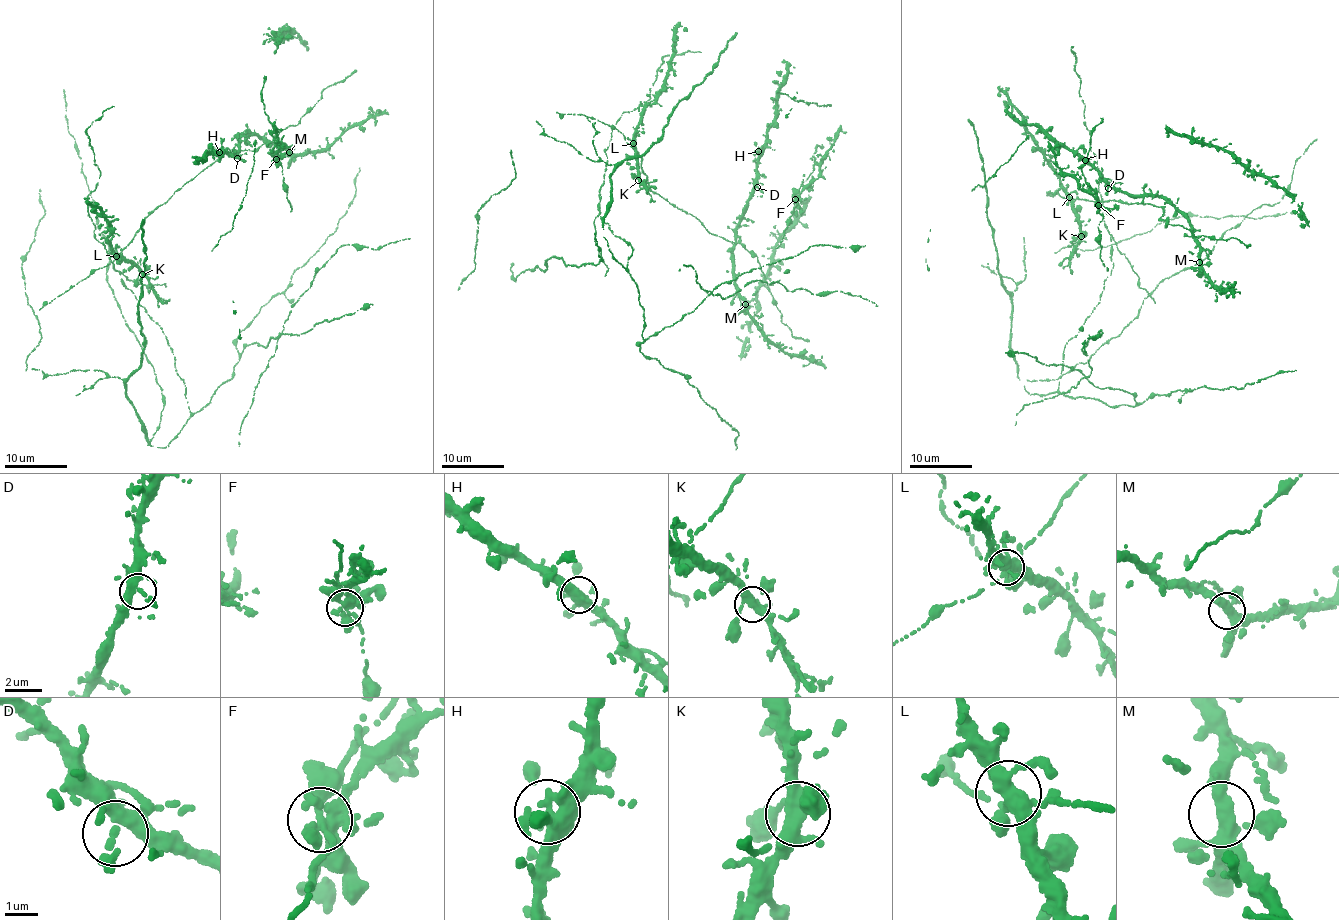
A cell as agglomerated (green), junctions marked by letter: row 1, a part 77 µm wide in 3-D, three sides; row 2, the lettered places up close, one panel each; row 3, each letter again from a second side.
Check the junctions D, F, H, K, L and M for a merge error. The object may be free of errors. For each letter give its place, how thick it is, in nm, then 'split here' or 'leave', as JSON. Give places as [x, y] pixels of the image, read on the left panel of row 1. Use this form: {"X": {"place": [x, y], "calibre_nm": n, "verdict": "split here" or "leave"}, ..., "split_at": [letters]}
{"D": {"place": [237, 158], "calibre_nm": 240, "verdict": "leave"}, "F": {"place": [276, 159], "calibre_nm": 360, "verdict": "leave"}, "H": {"place": [219, 152], "calibre_nm": 360, "verdict": "leave"}, "K": {"place": [142, 274], "calibre_nm": 360, "verdict": "leave"}, "L": {"place": [116, 256], "calibre_nm": 400, "verdict": "leave"}, "M": {"place": [289, 152], "calibre_nm": 360, "verdict": "leave"}, "split_at": []}

